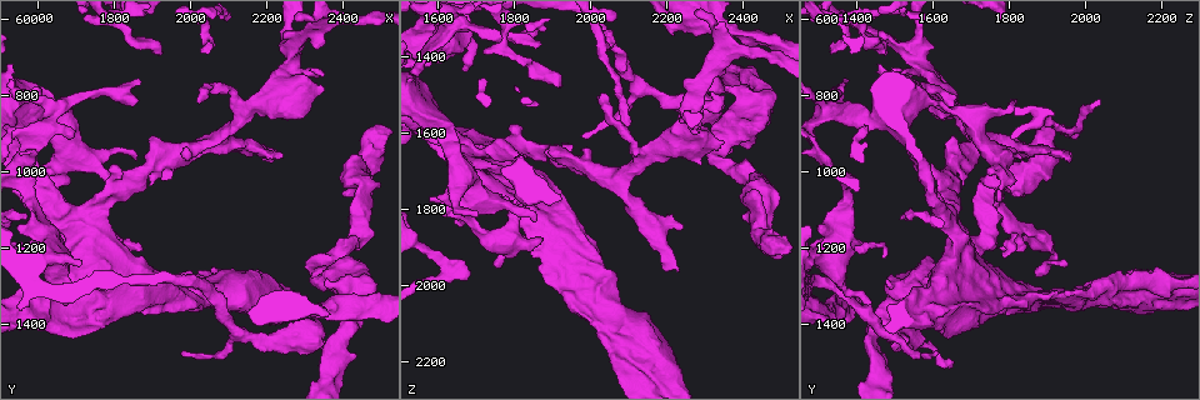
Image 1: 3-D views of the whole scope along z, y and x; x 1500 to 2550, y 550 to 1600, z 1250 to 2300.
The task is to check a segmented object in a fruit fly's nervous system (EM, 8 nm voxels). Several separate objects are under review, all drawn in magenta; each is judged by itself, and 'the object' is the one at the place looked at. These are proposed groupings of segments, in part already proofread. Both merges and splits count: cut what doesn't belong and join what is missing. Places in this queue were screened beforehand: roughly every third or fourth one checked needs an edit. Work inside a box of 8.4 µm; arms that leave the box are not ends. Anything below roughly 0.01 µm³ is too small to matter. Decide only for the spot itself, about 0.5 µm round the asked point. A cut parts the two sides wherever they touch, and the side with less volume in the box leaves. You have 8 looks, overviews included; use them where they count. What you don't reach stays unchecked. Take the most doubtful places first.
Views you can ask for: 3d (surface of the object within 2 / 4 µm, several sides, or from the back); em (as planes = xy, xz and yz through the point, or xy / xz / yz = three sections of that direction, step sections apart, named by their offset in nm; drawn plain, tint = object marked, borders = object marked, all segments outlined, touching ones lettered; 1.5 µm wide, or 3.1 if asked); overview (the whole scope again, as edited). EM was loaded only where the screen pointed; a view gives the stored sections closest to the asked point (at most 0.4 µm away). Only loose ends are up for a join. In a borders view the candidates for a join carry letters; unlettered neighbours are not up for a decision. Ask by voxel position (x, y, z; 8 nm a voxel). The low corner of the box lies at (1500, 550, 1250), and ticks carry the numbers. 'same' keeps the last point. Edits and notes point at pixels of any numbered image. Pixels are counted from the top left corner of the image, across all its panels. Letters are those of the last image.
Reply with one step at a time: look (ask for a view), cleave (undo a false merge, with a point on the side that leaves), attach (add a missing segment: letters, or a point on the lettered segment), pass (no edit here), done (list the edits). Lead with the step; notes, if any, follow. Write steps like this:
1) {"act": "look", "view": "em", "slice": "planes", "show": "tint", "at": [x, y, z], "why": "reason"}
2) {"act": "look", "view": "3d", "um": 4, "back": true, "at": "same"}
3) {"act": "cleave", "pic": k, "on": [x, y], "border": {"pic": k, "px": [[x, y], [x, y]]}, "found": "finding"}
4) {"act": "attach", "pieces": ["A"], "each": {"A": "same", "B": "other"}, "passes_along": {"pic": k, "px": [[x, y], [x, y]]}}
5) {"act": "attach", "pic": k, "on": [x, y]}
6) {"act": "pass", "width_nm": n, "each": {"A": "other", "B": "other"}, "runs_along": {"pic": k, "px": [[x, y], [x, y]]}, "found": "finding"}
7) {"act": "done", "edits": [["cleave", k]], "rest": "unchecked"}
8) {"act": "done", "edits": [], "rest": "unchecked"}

{"act": "look", "view": "3d", "um": 4, "at": [1935, 1015, 1620], "why": "an open end"}

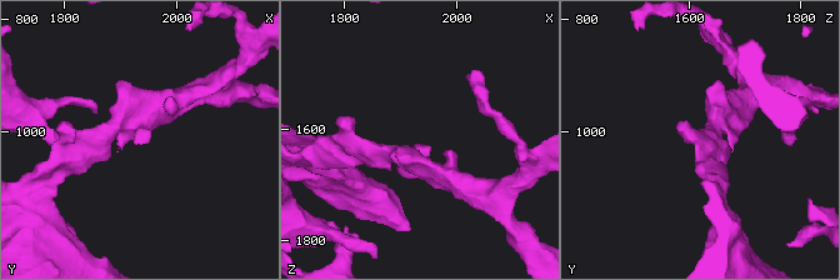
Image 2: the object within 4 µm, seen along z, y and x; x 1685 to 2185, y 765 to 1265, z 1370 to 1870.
{"act": "look", "view": "em", "slice": "xz", "step": 4, "show": "tint", "at": [1925, 1025, 1625], "arms": 3, "arm_widths_nm": [200, 220, 260]}

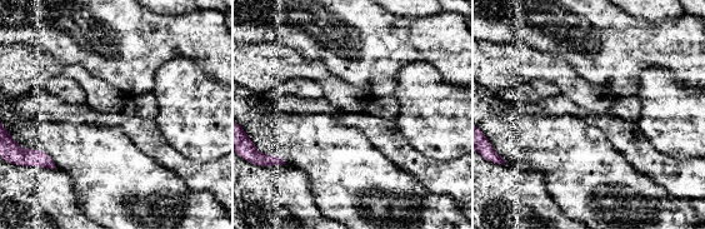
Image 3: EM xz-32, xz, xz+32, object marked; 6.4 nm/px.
{"act": "look", "view": "em", "slice": "planes", "show": "borders", "at": "same", "why": "another direction"}

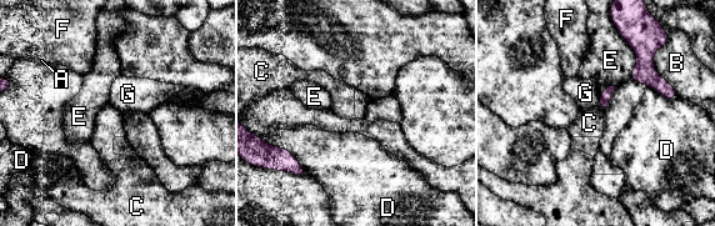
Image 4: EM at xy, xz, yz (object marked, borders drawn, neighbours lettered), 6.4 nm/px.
{"act": "pass", "longest_contact_nm": ["B", 340], "each": {"A": "other", "B": "other", "C": "other", "D": "other", "E": "other", "F": "other", "G": "other"}, "border": {"pic": 4, "px": [[596, 106], [603, 111]]}, "found": "none of them fits"}

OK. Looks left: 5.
{"act": "look", "view": "em", "slice": "yz", "step": 4, "show": "tint", "at": [1980, 1475, 1600], "why": "thin end"}

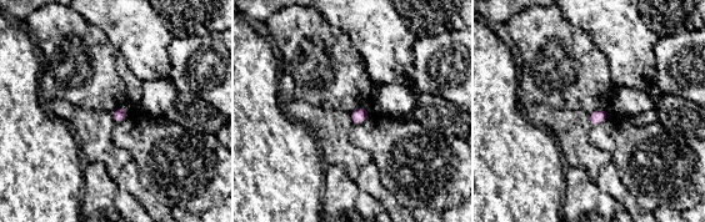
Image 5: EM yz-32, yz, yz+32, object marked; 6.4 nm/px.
{"act": "look", "view": "em", "slice": "planes", "show": "borders", "at": "same", "why": "cut it another way"}

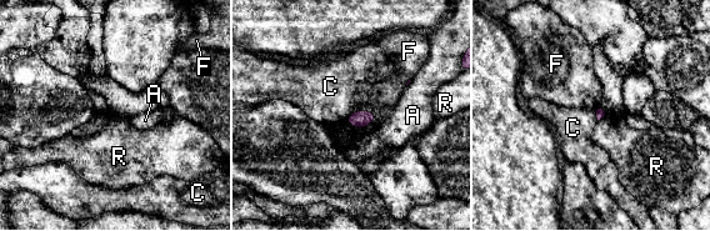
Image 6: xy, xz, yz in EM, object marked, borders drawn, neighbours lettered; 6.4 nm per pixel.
{"act": "pass", "longest_contact_nm": ["F", 160], "each": {"A": "other", "C": "other", "F": "other", "R": "other"}, "border": {"pic": 6, "px": [[353, 110], [345, 120]]}, "found": "none of them fits"}

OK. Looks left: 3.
{"act": "look", "view": "3d", "um": 4, "at": [1850, 960, 1830], "why": "free end"}

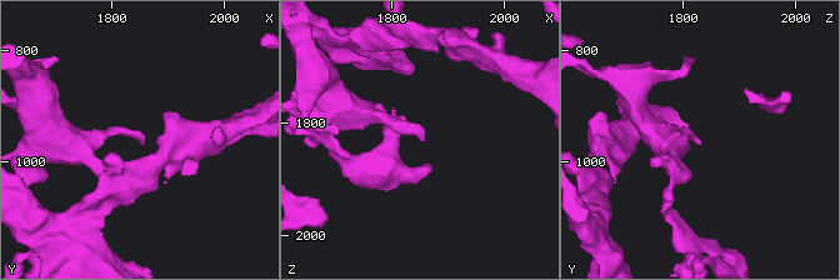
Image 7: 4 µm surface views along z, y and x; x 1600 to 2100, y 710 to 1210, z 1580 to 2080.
{"act": "look", "view": "em", "slice": "xz", "step": 8, "show": "borders", "at": [1855, 965, 1835]}

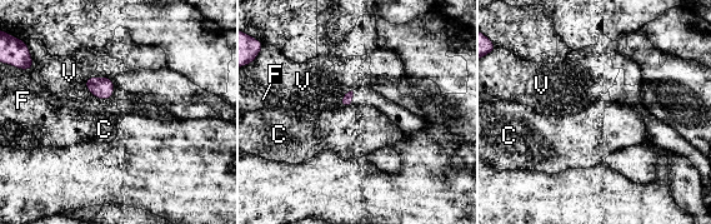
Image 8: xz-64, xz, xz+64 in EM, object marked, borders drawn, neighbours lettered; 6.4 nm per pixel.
{"act": "pass", "each": {"C": "other", "F": "other", "V": "other"}, "found": "none of them fits"}

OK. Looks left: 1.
{"act": "done", "edits": [], "rest": "unchecked"}

